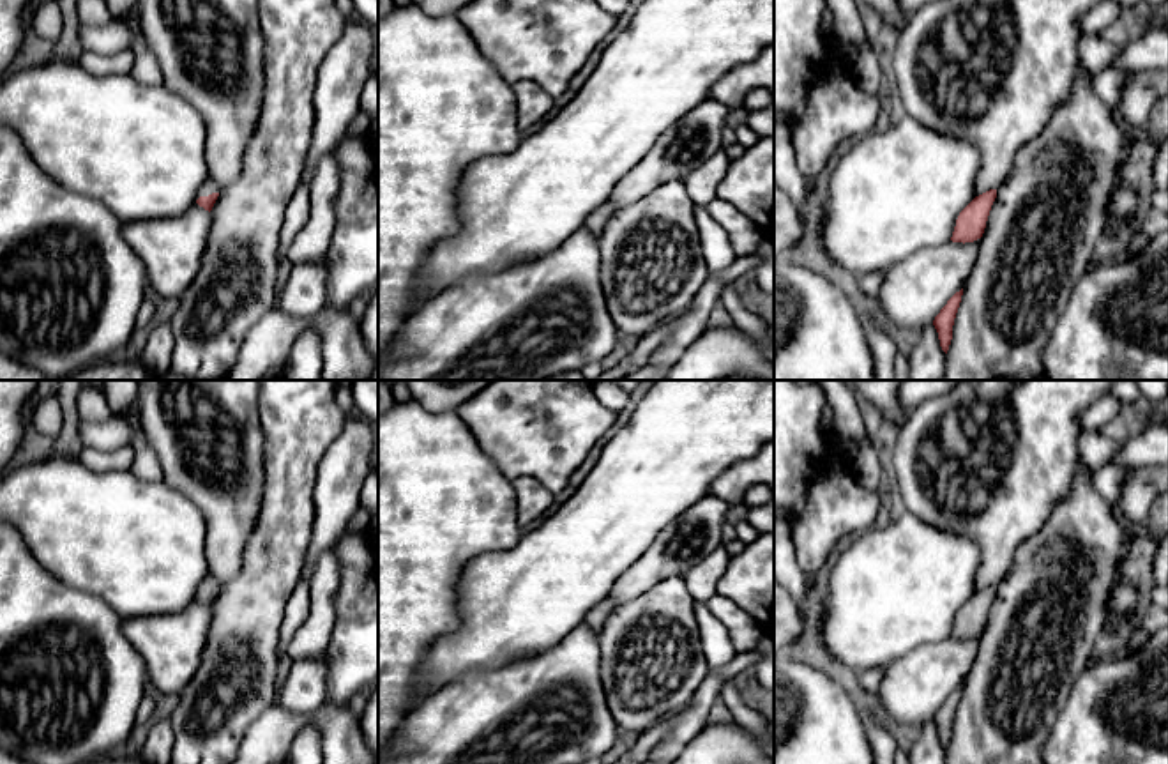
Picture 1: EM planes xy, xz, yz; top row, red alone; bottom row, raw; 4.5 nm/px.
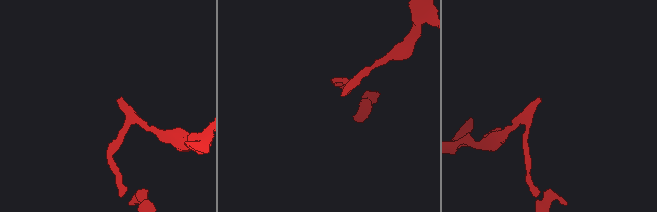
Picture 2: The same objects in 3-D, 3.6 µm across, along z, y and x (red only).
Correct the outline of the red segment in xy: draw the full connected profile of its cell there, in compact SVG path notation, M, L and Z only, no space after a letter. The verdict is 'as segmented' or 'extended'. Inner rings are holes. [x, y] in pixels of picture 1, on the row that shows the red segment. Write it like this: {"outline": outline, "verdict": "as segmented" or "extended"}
{"outline": "M209 177L198 191L196 203L210 212L217 196L219 196L219 186L216 184L212 177Z", "verdict": "extended"}

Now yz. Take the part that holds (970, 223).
{"outline": "M997 189L975 196L958 216L952 242L974 242L982 237Z", "verdict": "as segmented"}

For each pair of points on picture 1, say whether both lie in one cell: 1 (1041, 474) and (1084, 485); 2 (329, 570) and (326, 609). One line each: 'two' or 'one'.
1: two
2: one

